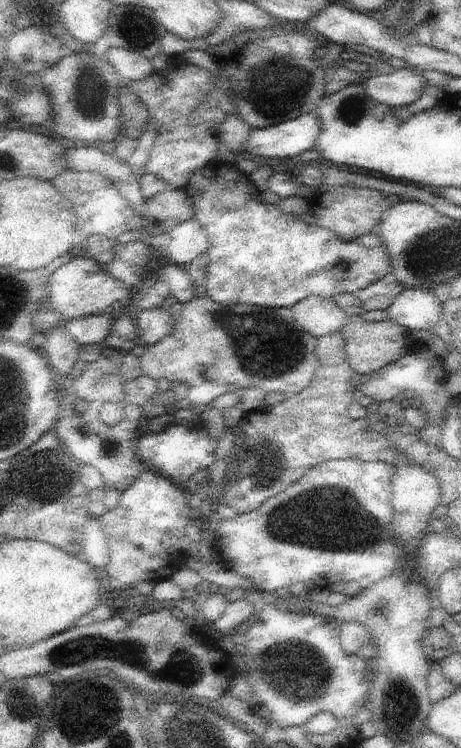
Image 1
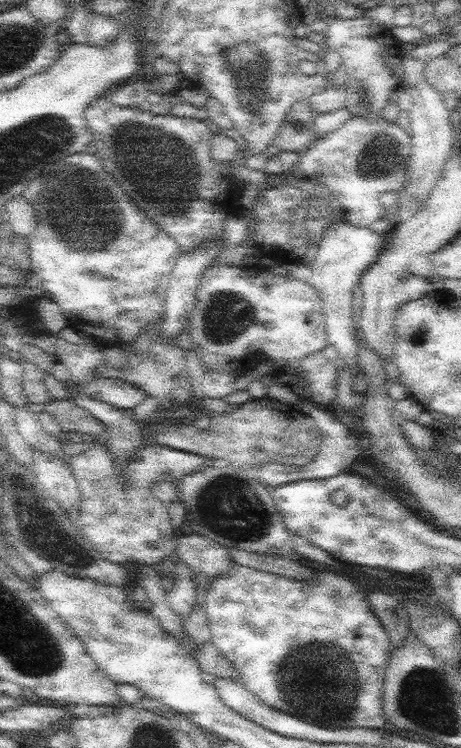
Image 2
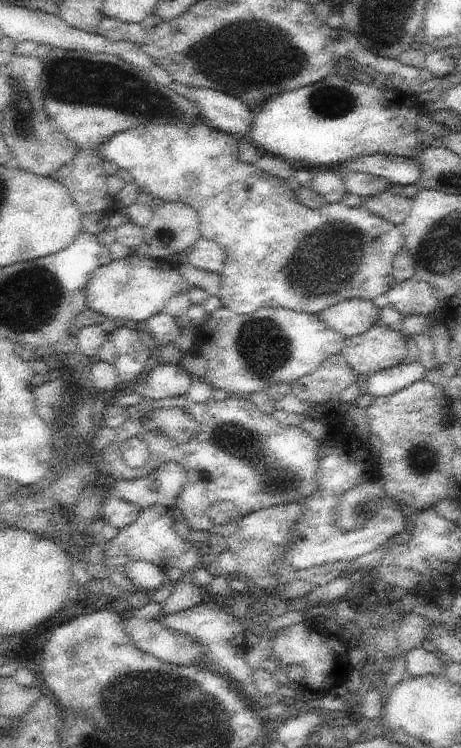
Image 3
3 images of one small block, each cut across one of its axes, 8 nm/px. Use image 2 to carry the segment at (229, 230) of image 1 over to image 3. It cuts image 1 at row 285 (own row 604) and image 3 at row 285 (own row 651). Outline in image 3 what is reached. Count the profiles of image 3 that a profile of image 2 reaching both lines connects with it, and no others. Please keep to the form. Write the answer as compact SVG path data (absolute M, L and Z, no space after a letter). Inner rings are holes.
M150 122L148 126L136 126L136 128L130 128L126 132L118 132L114 134L112 138L104 140L99 146L100 154L104 156L104 160L115 162L120 168L125 168L130 172L134 182L138 185L139 192L148 192L152 194L154 198L160 198L164 201L178 201L184 204L190 205L199 214L201 233L205 239L217 242L224 248L226 252L226 262L224 262L224 268L220 272L220 278L222 278L222 288L220 288L220 294L218 300L222 301L224 307L232 310L239 315L247 315L256 312L259 308L287 308L298 312L305 313L319 313L325 308L330 308L334 304L338 304L347 298L360 298L366 300L374 300L376 296L380 294L386 294L394 282L394 261L402 246L404 246L404 238L398 231L396 225L392 222L388 222L386 218L378 216L370 212L370 210L360 207L349 207L343 203L328 203L319 209L311 209L304 206L295 196L294 190L287 185L287 181L272 176L267 172L263 172L261 168L258 168L255 164L247 164L240 160L240 154L238 152L238 145L240 144L238 138L235 135L228 134L222 130L215 129L208 123L202 123L196 126L178 126L178 124L154 124Z

